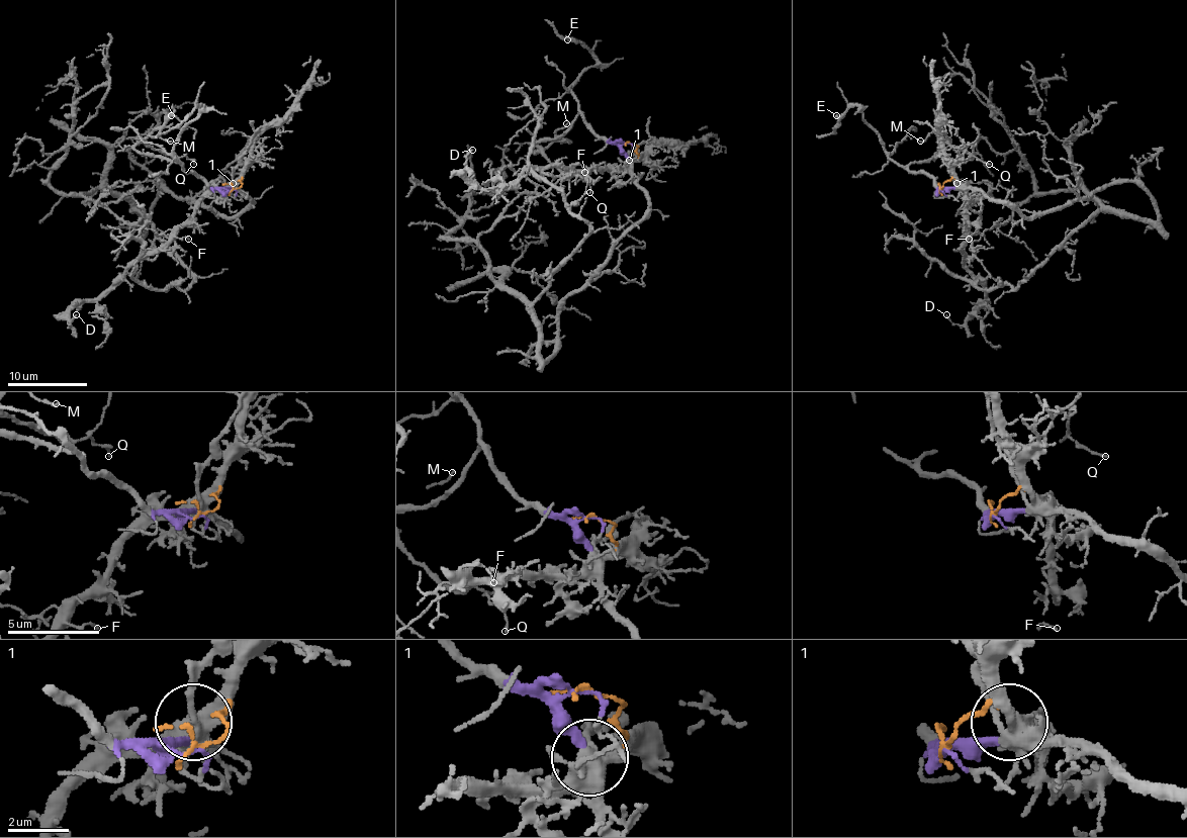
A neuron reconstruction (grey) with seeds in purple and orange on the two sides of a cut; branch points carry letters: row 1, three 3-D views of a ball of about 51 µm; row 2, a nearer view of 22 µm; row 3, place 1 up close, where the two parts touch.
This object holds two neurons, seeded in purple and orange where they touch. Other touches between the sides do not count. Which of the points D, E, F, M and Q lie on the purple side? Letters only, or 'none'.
E, M, Q

